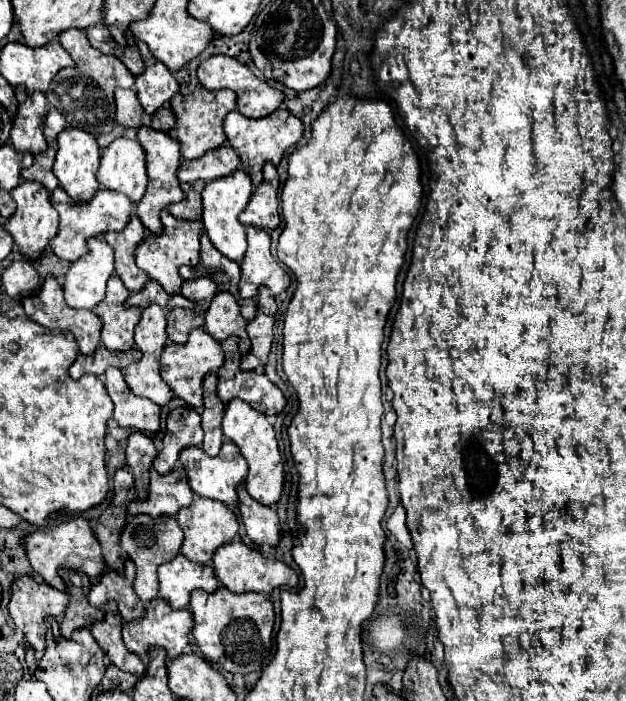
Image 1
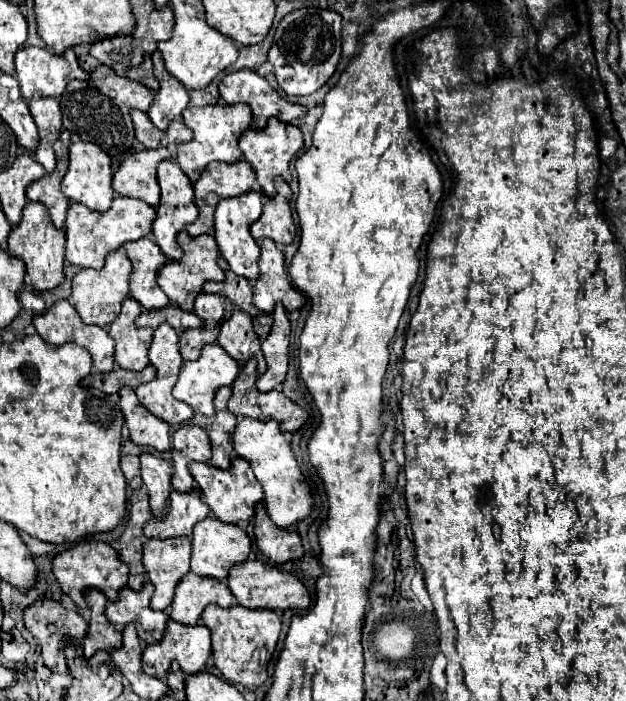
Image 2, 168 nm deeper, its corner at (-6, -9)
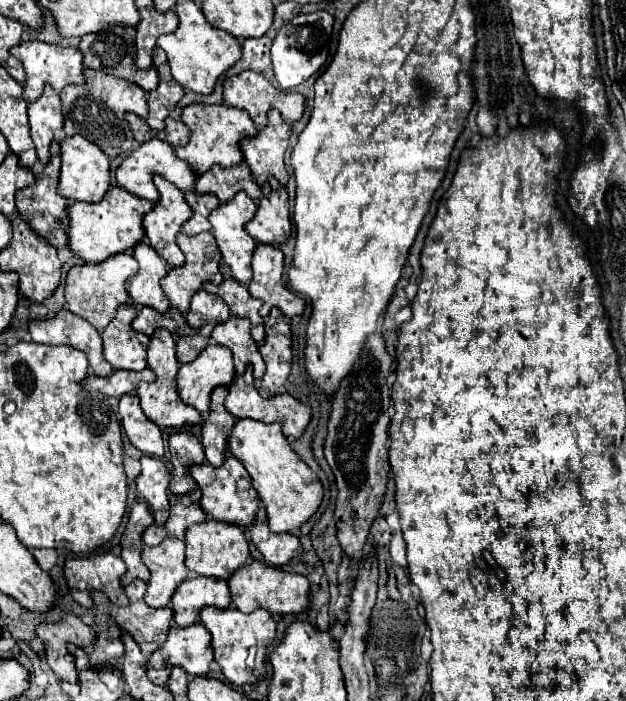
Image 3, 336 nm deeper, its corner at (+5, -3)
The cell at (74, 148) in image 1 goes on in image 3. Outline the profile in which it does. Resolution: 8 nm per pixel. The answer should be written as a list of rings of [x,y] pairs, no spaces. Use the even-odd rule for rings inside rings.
[[[66,137],[62,143],[62,169],[60,169],[60,181],[58,181],[58,193],[72,201],[86,201],[86,203],[98,203],[102,201],[104,193],[110,187],[110,161],[100,151],[100,147],[92,145],[84,137]]]

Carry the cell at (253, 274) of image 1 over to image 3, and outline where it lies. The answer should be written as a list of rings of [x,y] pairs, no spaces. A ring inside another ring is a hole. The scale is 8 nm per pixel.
[[[260,243],[256,249],[254,249],[254,255],[252,255],[252,281],[248,285],[248,291],[252,297],[260,299],[264,305],[260,309],[260,315],[266,317],[270,313],[272,307],[278,307],[284,315],[292,317],[292,315],[300,315],[304,311],[304,299],[300,295],[296,295],[294,291],[288,289],[288,285],[284,283],[284,255],[278,247],[272,247],[272,245],[264,245]]]

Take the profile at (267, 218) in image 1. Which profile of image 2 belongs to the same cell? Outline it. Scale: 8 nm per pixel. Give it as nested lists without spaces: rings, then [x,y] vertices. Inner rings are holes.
[[[283,183],[277,195],[263,205],[263,215],[251,225],[255,239],[273,239],[275,243],[289,245],[295,237],[295,223],[291,213],[291,189]]]

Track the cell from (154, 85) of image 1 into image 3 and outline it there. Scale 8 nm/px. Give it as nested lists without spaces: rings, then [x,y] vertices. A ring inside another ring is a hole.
[[[154,47],[152,51],[152,57],[154,57],[154,67],[158,71],[158,87],[154,91],[148,93],[148,119],[146,123],[160,131],[164,129],[164,119],[168,117],[170,109],[178,105],[178,101],[182,99],[184,95],[184,89],[180,87],[180,83],[174,81],[174,77],[170,75],[170,69],[168,69],[168,61],[164,57],[164,51],[160,47]]]

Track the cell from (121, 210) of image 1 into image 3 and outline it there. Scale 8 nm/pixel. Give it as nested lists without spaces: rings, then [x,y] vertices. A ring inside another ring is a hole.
[[[112,187],[100,203],[80,203],[74,201],[68,205],[68,247],[70,251],[82,259],[84,263],[102,263],[110,255],[128,251],[134,247],[138,241],[144,237],[144,227],[142,227],[142,217],[152,209],[154,203],[148,199],[140,199],[132,193],[128,193],[122,187]]]

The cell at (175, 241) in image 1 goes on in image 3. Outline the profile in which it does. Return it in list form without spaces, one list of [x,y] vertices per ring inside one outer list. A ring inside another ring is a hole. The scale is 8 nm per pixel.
[[[210,231],[198,233],[198,235],[194,235],[194,237],[188,237],[188,235],[184,235],[184,233],[178,233],[176,243],[178,243],[178,247],[182,249],[182,253],[186,255],[186,263],[184,263],[182,267],[170,269],[168,275],[166,275],[160,283],[162,283],[162,289],[164,289],[166,297],[170,299],[170,305],[176,307],[180,313],[186,313],[192,295],[198,291],[198,287],[200,287],[204,281],[210,281],[210,283],[214,283],[214,285],[218,285],[218,283],[222,281],[222,279],[220,279],[220,271],[218,271],[220,251],[218,251],[216,239],[212,237]]]

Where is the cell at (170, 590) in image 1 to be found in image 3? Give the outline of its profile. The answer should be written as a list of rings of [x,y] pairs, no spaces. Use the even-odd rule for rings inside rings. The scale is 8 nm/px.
[[[188,577],[180,583],[176,593],[172,595],[172,611],[174,623],[178,627],[188,627],[200,621],[198,613],[204,605],[228,607],[232,601],[228,597],[228,585],[224,579],[216,577]]]

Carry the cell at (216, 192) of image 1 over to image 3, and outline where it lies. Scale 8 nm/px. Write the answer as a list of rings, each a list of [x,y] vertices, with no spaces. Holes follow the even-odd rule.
[[[236,193],[230,201],[220,203],[208,217],[208,221],[212,225],[212,235],[216,237],[218,249],[222,253],[222,259],[224,259],[226,265],[230,265],[232,277],[242,285],[248,285],[248,281],[252,279],[250,259],[252,259],[252,251],[256,247],[256,241],[246,233],[244,225],[254,217],[254,213],[256,213],[256,201],[250,199],[246,193]]]

